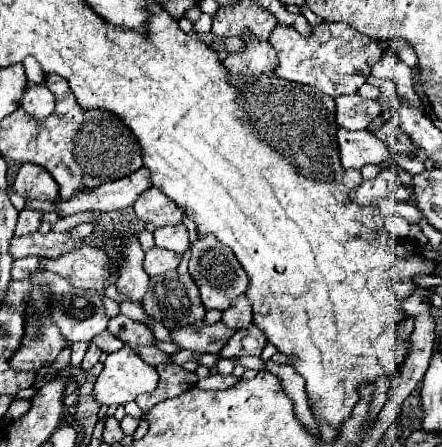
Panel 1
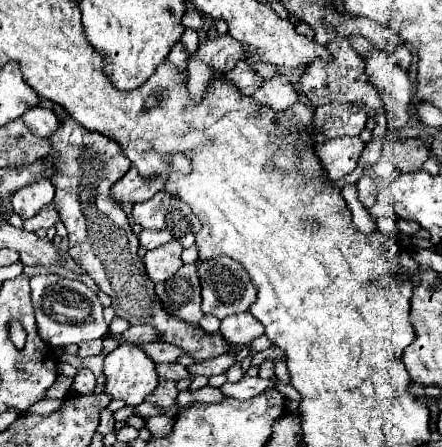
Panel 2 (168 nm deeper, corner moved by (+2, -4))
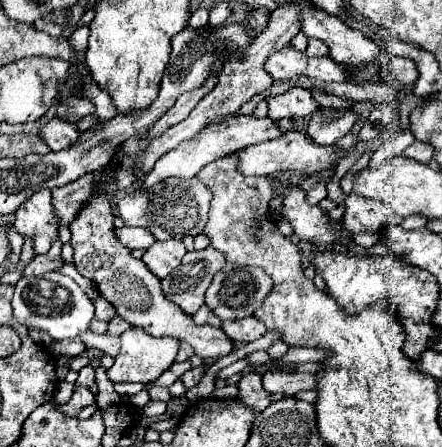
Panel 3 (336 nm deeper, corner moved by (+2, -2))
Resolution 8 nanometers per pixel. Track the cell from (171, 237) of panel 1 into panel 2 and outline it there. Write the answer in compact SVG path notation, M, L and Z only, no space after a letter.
M143 230L137 238L139 238L139 244L141 244L143 248L151 250L151 248L159 248L159 246L163 246L165 242L173 240L173 234L171 234L169 230Z

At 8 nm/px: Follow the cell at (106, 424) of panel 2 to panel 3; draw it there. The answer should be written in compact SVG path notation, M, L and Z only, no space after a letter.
M97 368L97 386L99 386L99 392L97 392L97 406L107 410L111 406L115 406L119 402L119 394L113 390L113 382L107 378L105 374L105 368Z

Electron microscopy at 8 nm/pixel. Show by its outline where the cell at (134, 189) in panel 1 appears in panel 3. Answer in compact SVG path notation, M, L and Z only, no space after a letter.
M243 114L229 116L219 124L205 126L197 136L193 136L191 140L185 140L183 144L179 144L179 148L173 148L171 152L165 152L163 160L157 160L157 164L147 174L143 174L141 188L143 190L153 188L155 184L159 184L159 182L163 182L163 180L167 180L171 176L177 176L181 180L189 180L203 166L207 166L209 162L213 162L217 158L223 158L227 154L233 154L237 150L243 150L247 146L265 142L265 140L273 140L277 136L281 136L281 130L277 128L277 124L271 118L253 118L253 116L243 116Z

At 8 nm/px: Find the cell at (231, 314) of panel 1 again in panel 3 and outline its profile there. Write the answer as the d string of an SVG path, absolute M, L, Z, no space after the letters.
M255 316L241 320L225 320L221 328L233 342L253 342L267 332L263 322L259 322Z

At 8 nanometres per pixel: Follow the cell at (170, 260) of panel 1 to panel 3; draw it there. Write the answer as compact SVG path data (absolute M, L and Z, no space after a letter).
M169 238L163 242L155 242L145 254L143 254L143 262L147 264L147 268L159 279L165 278L173 268L177 268L177 264L181 262L181 258L185 256L185 246L183 240L179 238Z

